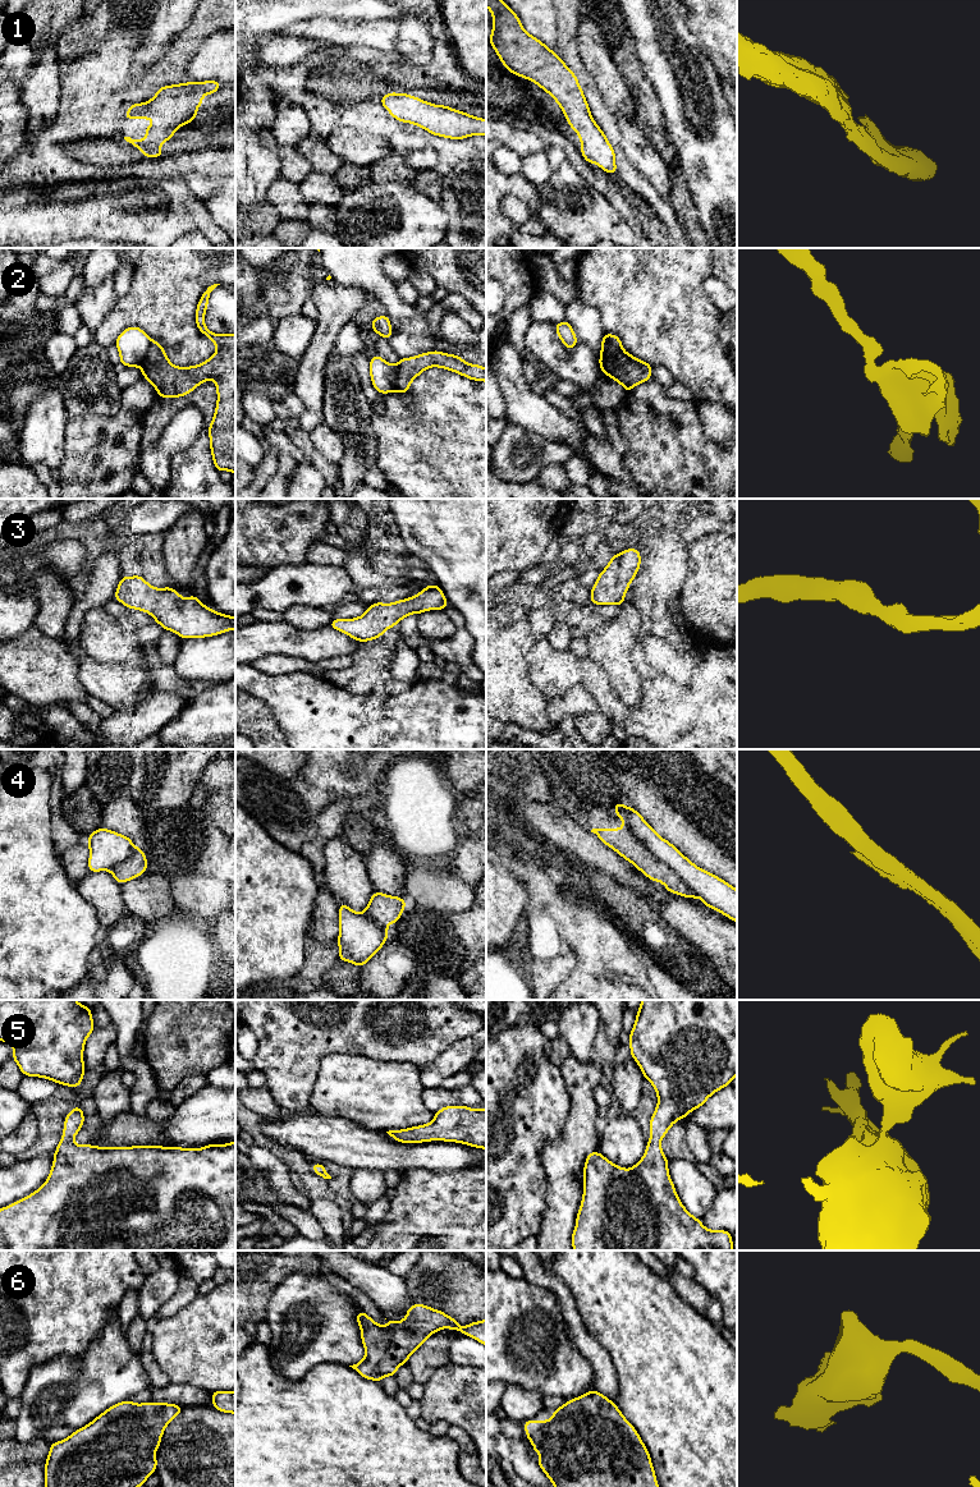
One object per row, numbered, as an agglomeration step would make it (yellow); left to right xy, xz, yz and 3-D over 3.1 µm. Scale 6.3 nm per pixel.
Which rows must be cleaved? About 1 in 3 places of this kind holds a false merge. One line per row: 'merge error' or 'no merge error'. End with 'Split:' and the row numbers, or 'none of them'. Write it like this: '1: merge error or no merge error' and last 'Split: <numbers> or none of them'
1: no merge error
2: merge error
3: no merge error
4: merge error
5: no merge error
6: no merge error
Split: 2, 4

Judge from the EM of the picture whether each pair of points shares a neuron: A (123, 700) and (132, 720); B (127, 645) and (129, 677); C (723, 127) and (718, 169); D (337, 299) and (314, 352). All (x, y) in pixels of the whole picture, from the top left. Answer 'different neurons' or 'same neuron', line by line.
A: different neurons
B: different neurons
C: same neuron
D: same neuron

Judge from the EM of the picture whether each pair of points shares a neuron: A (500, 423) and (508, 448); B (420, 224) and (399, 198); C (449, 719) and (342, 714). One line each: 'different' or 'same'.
A: different
B: same
C: same

